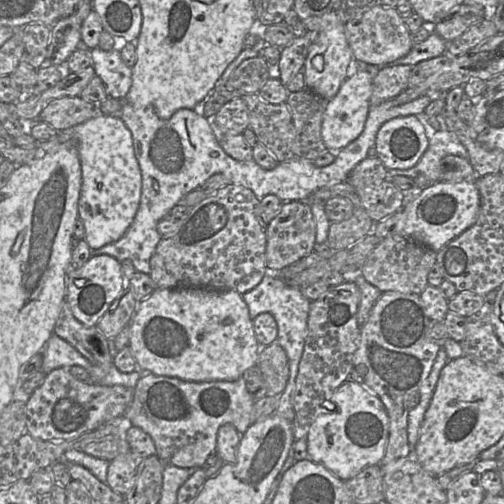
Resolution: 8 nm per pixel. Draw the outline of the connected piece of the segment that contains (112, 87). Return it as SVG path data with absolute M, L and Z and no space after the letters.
M96 47L92 50L92 62L96 75L106 87L107 95L125 100L132 85L132 68L123 62L121 52Z

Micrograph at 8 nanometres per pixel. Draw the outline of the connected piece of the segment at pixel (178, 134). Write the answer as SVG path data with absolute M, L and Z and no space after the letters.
M421 96L402 105L396 105L391 99L378 106L370 106L360 136L340 150L330 165L317 167L307 159L294 156L278 163L272 170L261 168L253 159L238 161L227 155L215 138L212 122L199 109L180 109L169 119L163 120L150 108L125 104L121 118L132 133L141 169L141 201L134 221L122 238L99 249L91 249L91 256L106 254L120 262L129 259L136 271L150 274L150 260L162 239L157 229L158 223L186 194L199 188L212 175L225 175L230 183L250 189L259 200L269 194L277 196L282 202L306 200L319 189L347 182L352 170L369 157L369 150L376 145L378 131L384 123L396 117L424 113L430 102L429 96Z

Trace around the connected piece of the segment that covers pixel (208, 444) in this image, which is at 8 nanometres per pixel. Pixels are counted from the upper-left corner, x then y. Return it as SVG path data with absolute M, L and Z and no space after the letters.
M142 371L124 417L152 437L161 462L181 468L203 468L209 455L216 451L220 426L232 424L243 435L251 425L255 403L243 377L236 381L192 382Z

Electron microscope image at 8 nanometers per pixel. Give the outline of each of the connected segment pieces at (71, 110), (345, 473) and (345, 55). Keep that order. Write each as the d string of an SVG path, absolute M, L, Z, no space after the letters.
M80 96L63 97L50 101L41 112L39 119L60 131L103 115L100 109L100 104L86 102Z
M347 380L335 390L329 402L325 404L322 413L311 424L307 435L307 450L309 458L313 462L323 465L335 476L346 482L368 466L381 466L388 437L389 417L382 401L359 383Z
M344 24L322 30L309 48L304 65L305 87L329 101L346 80L352 58Z

